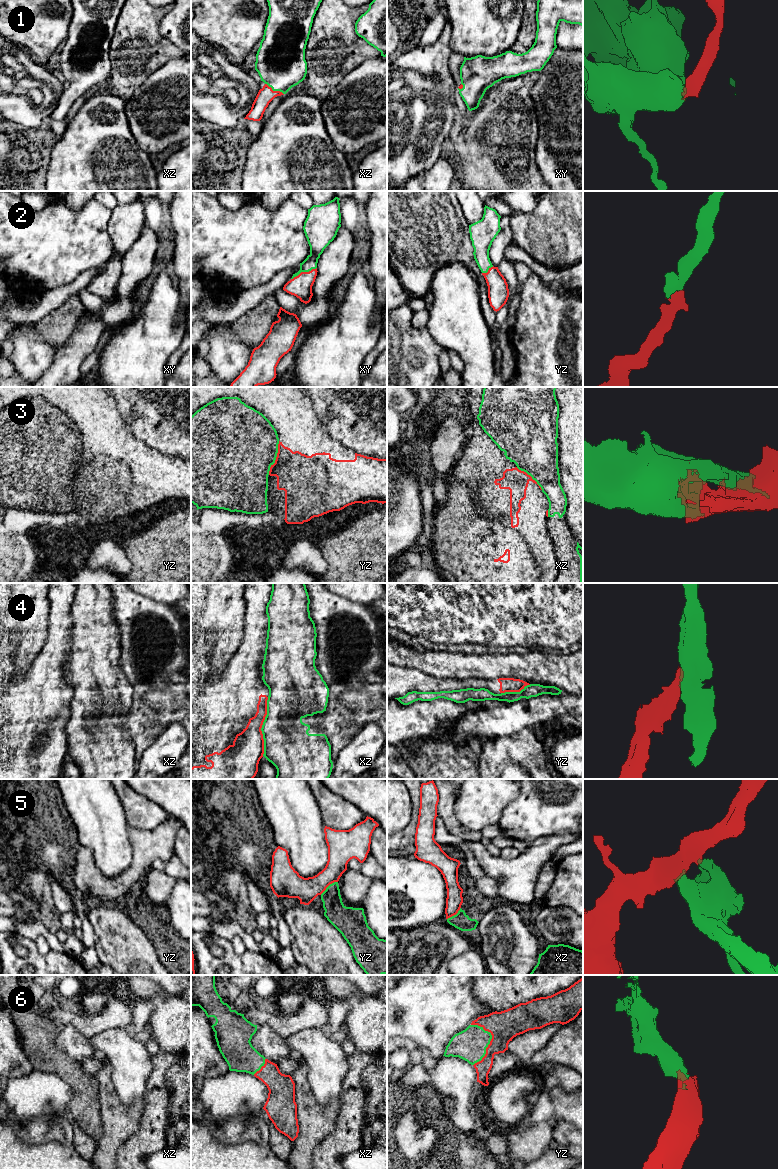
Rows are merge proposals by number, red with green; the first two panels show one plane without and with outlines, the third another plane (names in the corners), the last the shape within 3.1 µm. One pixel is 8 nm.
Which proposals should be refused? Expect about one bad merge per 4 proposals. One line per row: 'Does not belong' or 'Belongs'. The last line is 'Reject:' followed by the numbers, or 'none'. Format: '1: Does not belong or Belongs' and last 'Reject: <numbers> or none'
1: Belongs
2: Belongs
3: Does not belong
4: Does not belong
5: Does not belong
6: Belongs
Reject: 3, 4, 5

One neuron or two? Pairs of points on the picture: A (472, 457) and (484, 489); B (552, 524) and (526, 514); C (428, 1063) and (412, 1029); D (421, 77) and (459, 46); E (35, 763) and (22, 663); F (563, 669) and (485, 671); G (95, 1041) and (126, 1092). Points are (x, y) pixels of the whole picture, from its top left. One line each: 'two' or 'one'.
A: one
B: two
C: two
D: two
E: two
F: one
G: one

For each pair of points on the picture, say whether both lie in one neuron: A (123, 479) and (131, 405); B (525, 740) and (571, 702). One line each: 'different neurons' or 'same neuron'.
A: different neurons
B: different neurons

